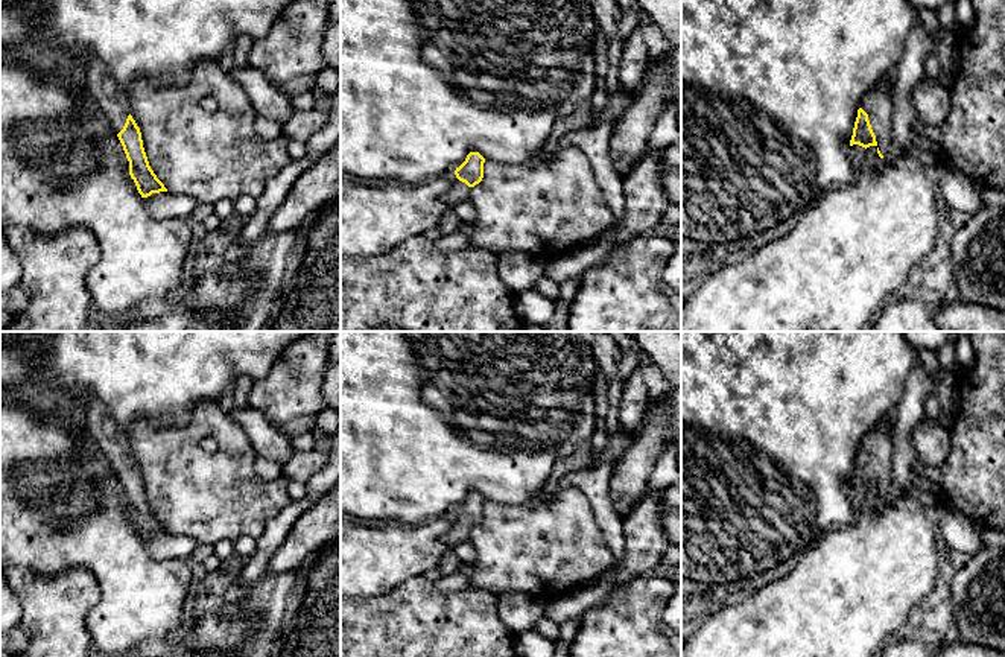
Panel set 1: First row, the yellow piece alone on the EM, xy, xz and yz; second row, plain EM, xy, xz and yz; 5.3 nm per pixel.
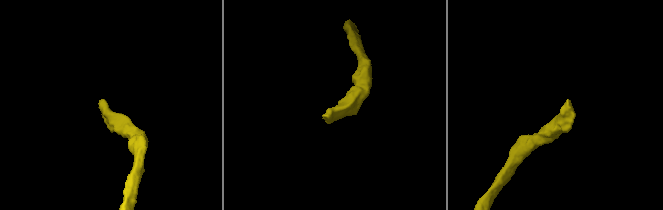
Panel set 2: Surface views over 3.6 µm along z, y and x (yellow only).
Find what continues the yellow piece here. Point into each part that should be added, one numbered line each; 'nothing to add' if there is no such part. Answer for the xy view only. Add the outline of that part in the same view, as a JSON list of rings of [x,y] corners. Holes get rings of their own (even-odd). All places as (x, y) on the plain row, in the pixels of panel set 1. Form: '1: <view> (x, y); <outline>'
1: xy (111, 443); [[[100,402],[87,403],[79,424],[93,441],[106,473],[117,476],[131,455],[131,441],[126,430],[106,414]]]

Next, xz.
1: xz (455, 533); [[[452,514],[444,526],[442,540],[453,549],[455,546],[468,541],[470,529]]]

